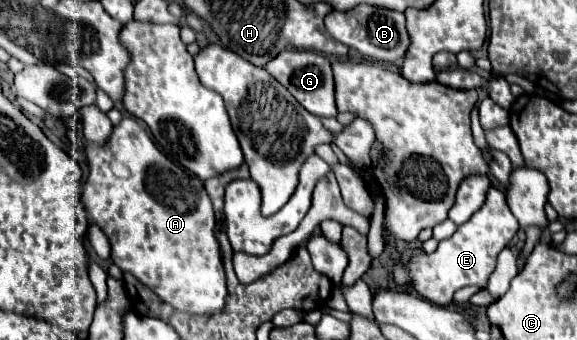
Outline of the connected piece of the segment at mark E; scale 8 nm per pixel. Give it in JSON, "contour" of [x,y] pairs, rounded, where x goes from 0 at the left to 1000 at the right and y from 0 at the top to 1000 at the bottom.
{"contour":[[[847,550],[837,609],[802,662],[792,668],[785,697],[761,715],[754,744],[730,744],[719,750],[709,779],[688,779],[681,791],[681,815],[692,838],[716,838],[719,856],[737,874],[747,891],[757,891],[764,903],[782,897],[782,874],[792,850],[809,838],[841,844],[851,797],[858,791],[865,738],[889,703],[899,662],[889,626],[879,609],[875,568],[865,550]]]}

